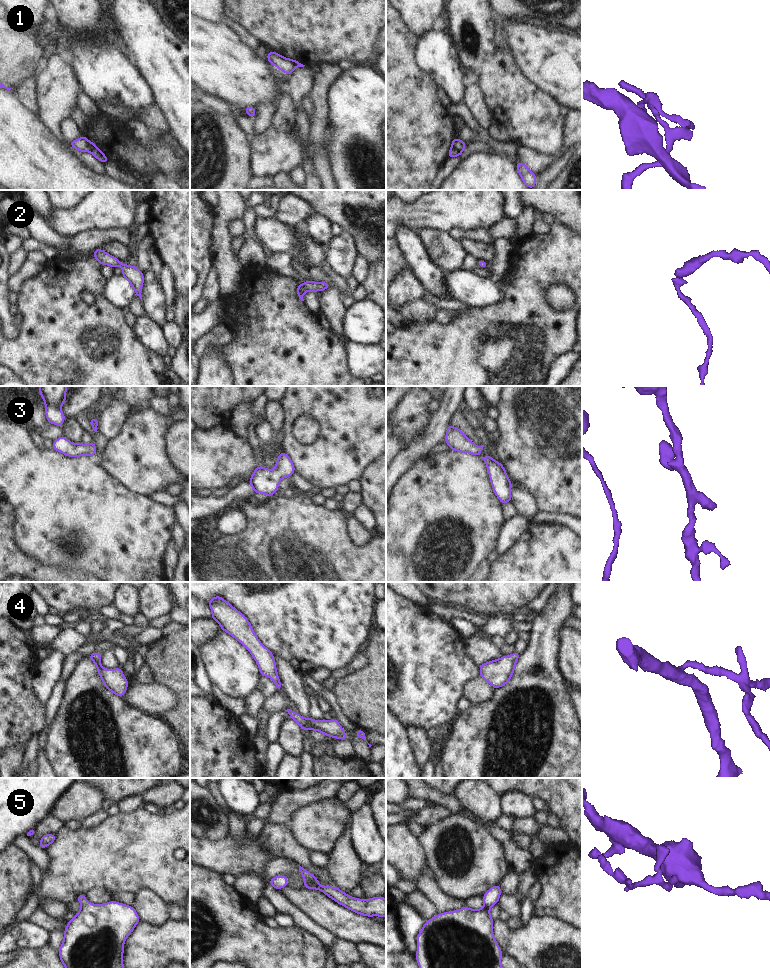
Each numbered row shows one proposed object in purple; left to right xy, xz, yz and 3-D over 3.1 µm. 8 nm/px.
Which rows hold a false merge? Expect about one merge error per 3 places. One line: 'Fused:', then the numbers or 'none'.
Fused: 1

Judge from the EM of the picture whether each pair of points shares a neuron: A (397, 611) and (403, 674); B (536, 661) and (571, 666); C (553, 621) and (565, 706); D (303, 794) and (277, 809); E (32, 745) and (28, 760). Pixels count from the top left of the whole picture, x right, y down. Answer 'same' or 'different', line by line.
A: same
B: different
C: same
D: same
E: same

